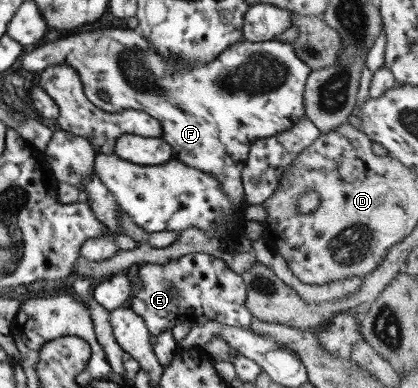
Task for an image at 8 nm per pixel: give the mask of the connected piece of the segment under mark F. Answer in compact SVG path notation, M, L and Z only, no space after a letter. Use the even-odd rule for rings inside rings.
M123 26L120 29L108 28L65 35L55 42L33 47L30 52L24 52L18 61L20 70L32 72L50 65L62 66L64 63L78 73L84 95L99 110L108 113L138 110L154 118L160 124L161 139L171 146L174 156L186 163L186 166L214 175L236 209L248 205L241 185L241 170L250 143L289 130L305 118L303 90L310 69L294 55L291 44L273 39L265 42L240 40L222 50L216 58L211 58L205 66L188 67L182 63L176 65L180 61L174 57L167 62L138 31ZM100 94L106 94L108 100L102 100Z

